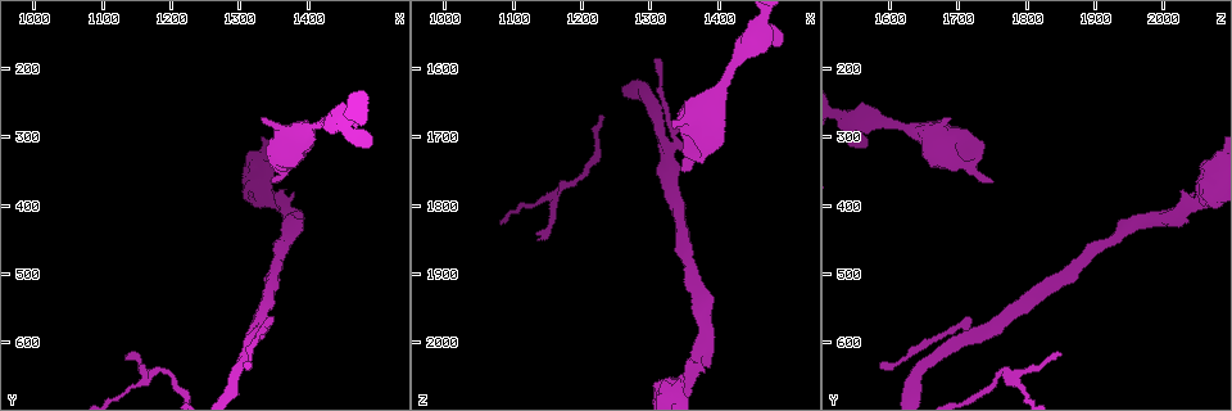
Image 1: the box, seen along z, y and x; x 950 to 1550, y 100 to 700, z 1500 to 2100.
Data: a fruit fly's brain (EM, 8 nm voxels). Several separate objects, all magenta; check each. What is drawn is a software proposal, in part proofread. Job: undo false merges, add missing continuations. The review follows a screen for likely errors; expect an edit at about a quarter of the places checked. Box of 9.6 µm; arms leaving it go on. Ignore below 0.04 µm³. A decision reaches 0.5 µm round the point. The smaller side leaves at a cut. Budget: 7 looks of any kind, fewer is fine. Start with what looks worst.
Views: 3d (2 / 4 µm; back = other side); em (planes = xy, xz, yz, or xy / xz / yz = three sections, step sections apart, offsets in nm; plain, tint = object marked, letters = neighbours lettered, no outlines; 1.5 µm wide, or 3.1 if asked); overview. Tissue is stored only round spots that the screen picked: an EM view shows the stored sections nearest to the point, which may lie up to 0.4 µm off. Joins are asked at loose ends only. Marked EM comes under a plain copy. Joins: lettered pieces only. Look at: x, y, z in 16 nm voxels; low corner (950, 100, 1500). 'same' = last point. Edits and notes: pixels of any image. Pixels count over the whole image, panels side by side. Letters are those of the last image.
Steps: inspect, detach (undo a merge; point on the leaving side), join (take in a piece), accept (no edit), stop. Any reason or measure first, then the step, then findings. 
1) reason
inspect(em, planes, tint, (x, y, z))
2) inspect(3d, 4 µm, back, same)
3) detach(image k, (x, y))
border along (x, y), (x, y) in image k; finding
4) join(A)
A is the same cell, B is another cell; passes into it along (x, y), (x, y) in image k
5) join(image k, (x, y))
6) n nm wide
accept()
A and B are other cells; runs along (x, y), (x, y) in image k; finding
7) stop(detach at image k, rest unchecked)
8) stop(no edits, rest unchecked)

inspect(em, planes, letters, (1335, 270, 1690))

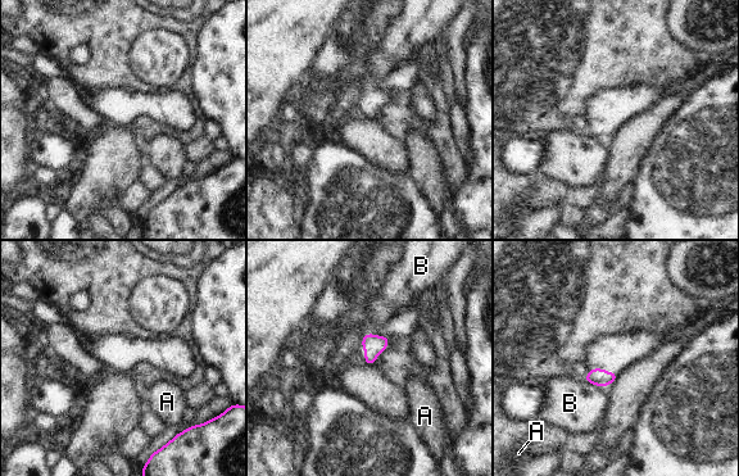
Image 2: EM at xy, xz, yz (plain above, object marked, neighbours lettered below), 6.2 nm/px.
accept()
A and B are other cells; no lettered piece goes on from it

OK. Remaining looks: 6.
thin end
inspect(em, xy, step 8, tint, (1310, 635, 1585))

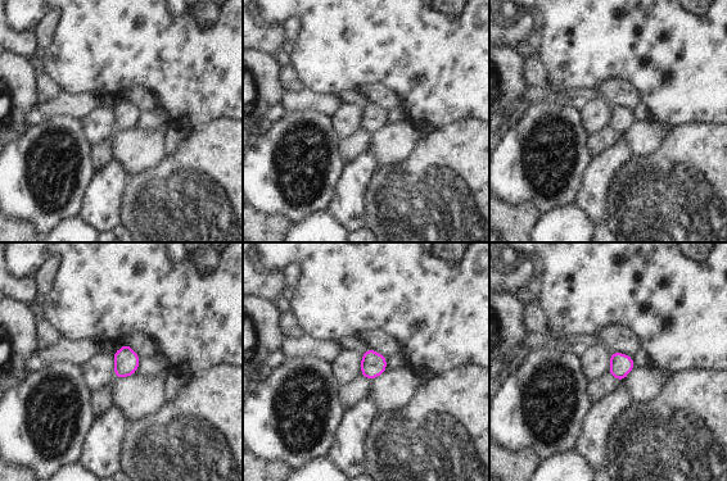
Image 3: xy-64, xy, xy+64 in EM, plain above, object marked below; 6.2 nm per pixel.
inspect(em, xy, step 8, letters, same)

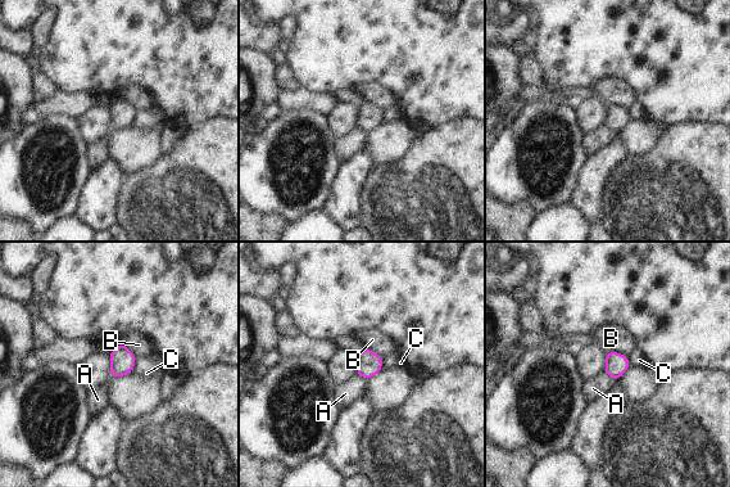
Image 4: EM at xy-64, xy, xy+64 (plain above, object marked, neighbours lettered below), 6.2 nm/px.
160 nm wide
accept()
A, B and C are other cells; border along (136, 359), (131, 371) in image 4; none of them fits

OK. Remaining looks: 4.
a narrow waist
inspect(3d, 4 µm, (1420, 280, 1595))

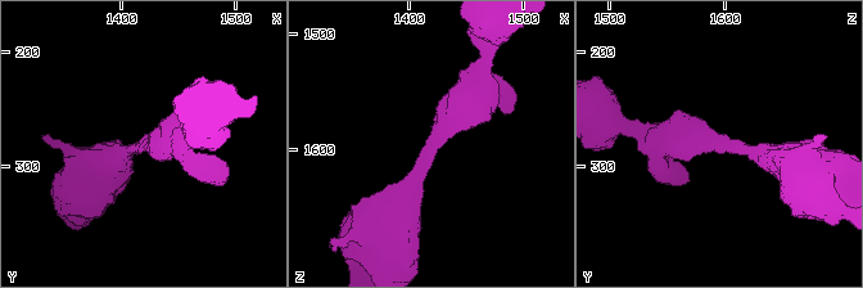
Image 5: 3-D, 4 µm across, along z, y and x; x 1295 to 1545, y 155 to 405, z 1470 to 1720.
inspect(em, planes, letters, (1418, 280, 1594))

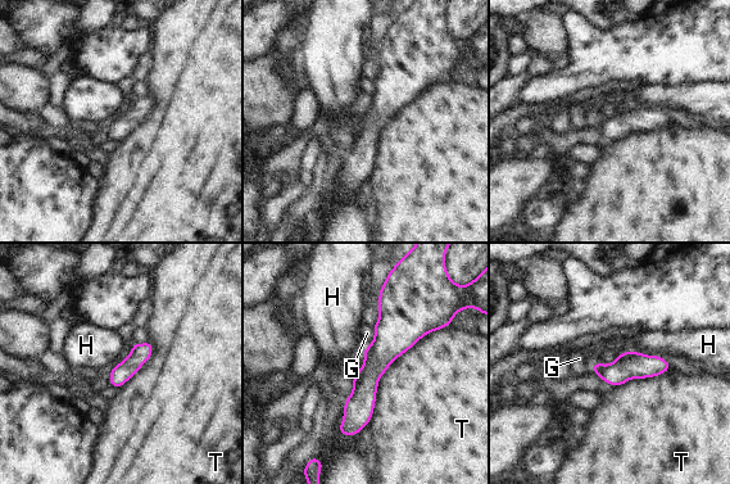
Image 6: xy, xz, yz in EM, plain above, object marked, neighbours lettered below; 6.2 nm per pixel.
accept()
G, H and T are other cells; border along (347, 399), (339, 430), (350, 437) in image 6; all the same neuron

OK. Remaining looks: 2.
stop(no edits, rest unchecked)

